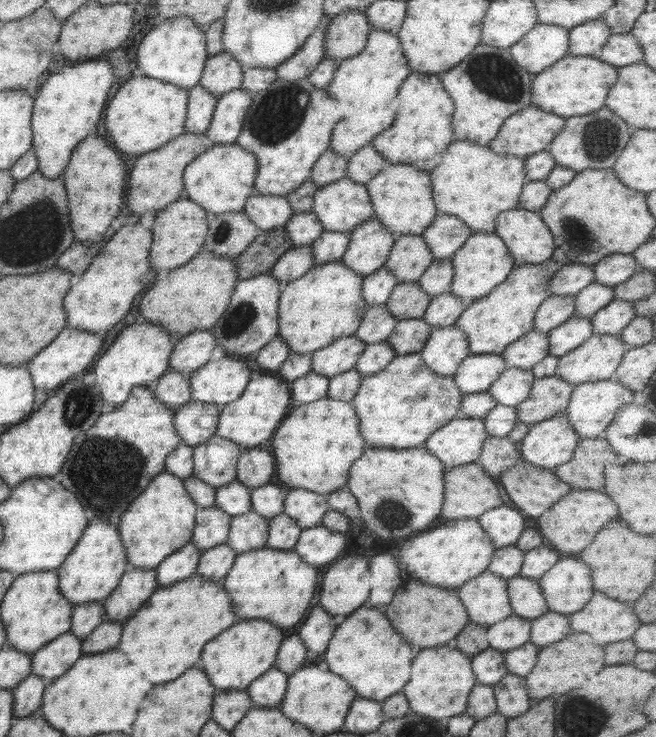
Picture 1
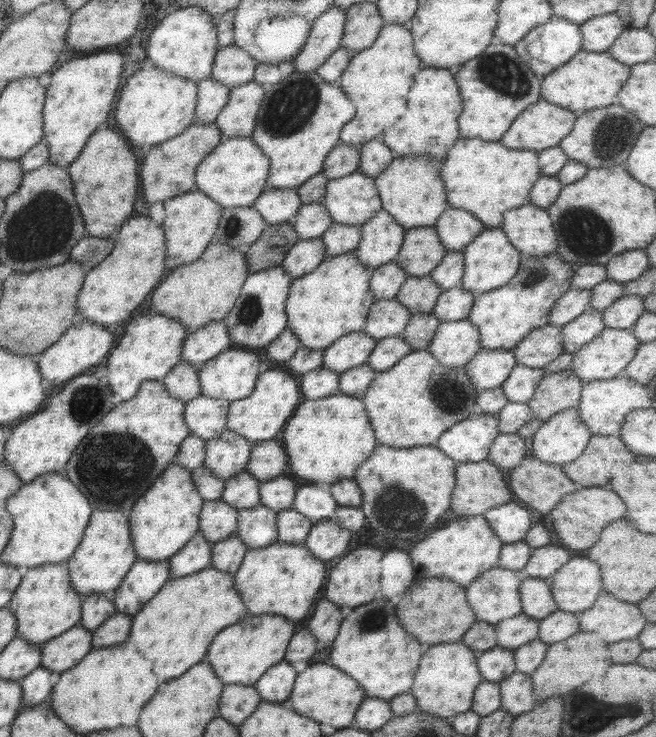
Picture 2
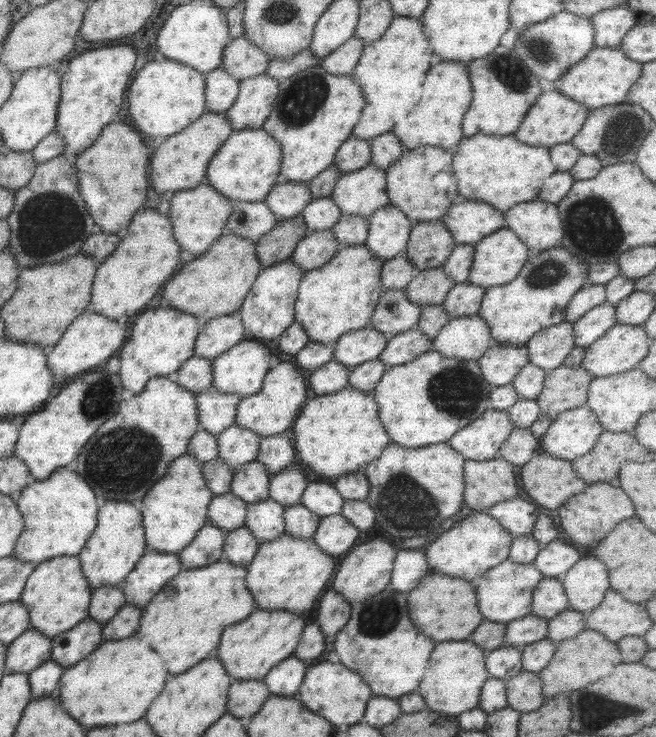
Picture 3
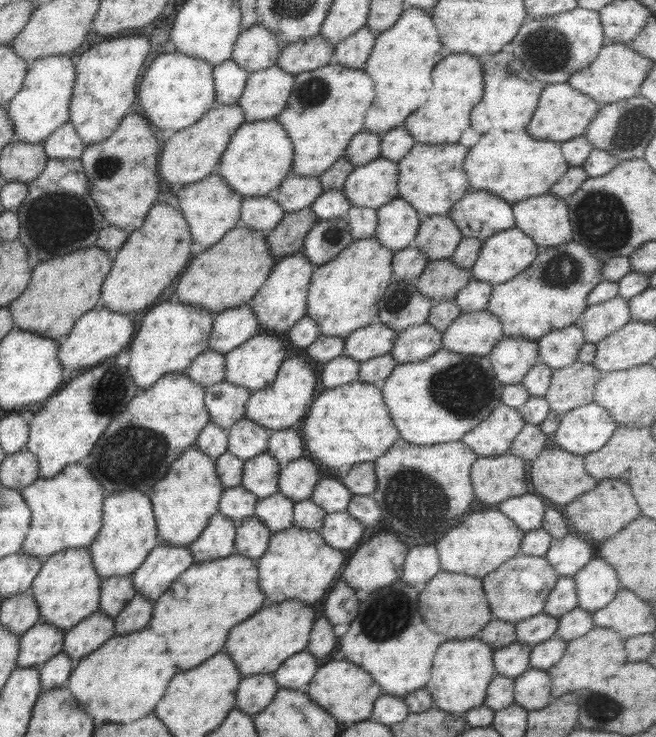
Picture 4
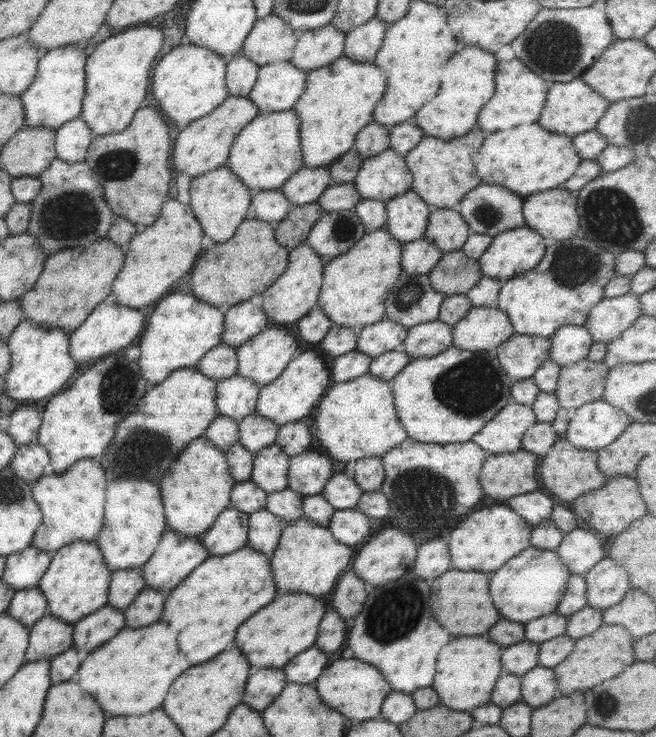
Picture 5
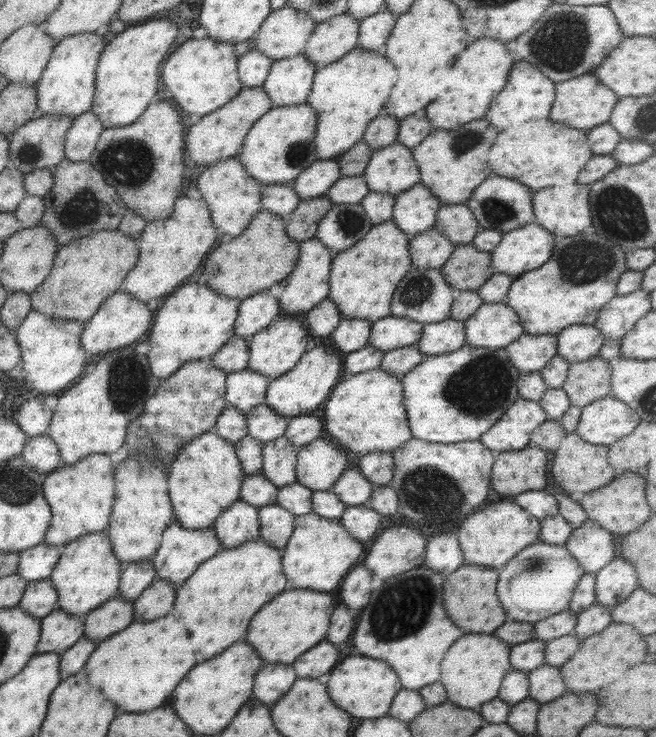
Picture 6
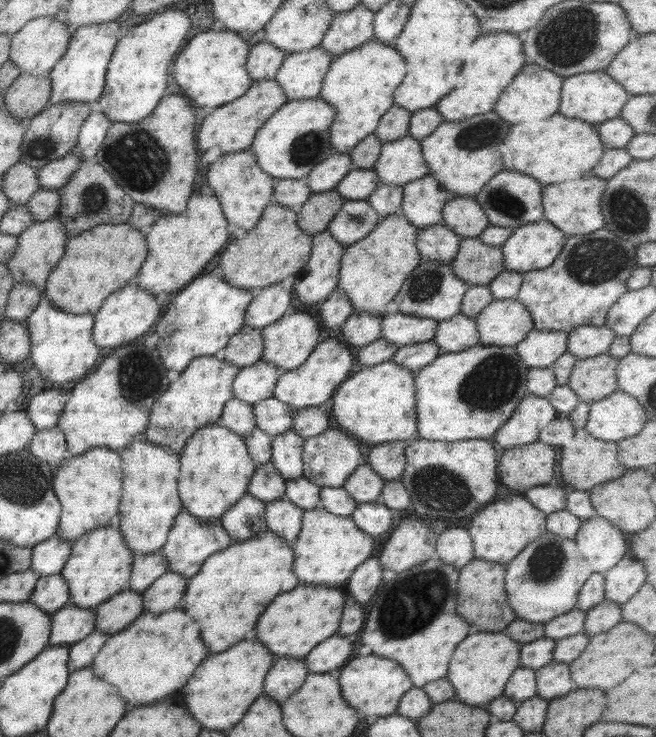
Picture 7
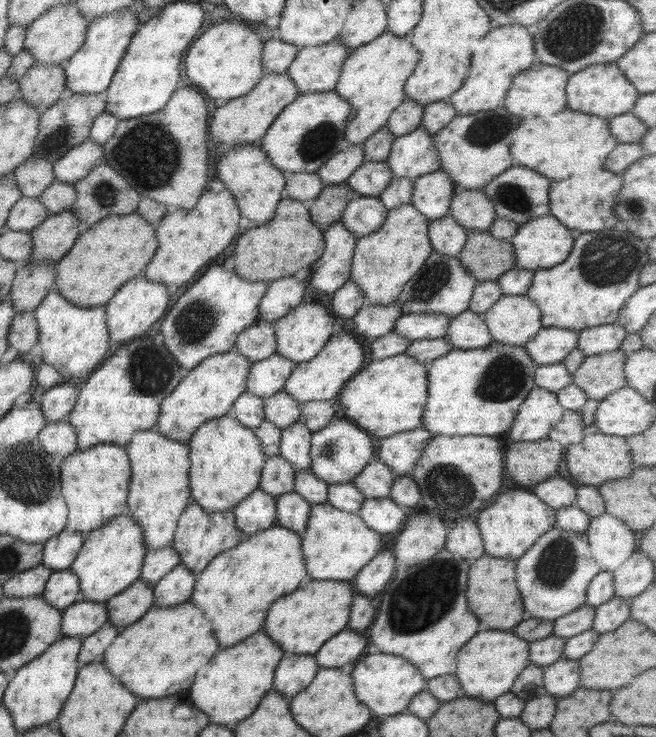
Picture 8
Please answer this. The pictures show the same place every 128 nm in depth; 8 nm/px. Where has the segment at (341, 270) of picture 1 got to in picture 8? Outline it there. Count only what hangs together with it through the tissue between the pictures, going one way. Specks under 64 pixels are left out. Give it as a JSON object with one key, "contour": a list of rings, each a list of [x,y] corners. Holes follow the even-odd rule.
{"contour":[[[407,203],[386,211],[386,217],[376,231],[356,239],[349,281],[361,289],[366,303],[385,306],[394,302],[403,285],[432,253],[427,227],[428,218]]]}

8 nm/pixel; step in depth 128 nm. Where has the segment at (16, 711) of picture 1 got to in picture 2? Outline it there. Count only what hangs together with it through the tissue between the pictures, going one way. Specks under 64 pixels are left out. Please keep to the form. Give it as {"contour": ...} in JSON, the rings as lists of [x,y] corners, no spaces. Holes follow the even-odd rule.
{"contour":[[[39,666],[24,676],[19,681],[22,692],[20,711],[47,701],[59,675]]]}

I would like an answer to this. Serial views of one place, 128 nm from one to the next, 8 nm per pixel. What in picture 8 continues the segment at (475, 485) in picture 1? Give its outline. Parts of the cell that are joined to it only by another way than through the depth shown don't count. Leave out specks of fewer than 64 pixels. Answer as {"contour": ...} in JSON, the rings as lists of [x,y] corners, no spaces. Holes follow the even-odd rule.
{"contour":[[[546,439],[507,443],[502,454],[505,472],[519,486],[533,487],[538,482],[557,476],[561,449],[557,442]]]}

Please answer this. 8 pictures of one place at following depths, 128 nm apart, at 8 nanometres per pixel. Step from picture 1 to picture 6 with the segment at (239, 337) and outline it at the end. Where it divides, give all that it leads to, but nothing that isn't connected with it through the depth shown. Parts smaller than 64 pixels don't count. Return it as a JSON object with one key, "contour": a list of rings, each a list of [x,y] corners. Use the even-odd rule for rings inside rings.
{"contour":[[[315,237],[301,241],[298,259],[293,270],[281,280],[283,291],[279,296],[280,316],[291,316],[297,312],[307,312],[328,296],[328,278],[332,256],[330,250]]]}

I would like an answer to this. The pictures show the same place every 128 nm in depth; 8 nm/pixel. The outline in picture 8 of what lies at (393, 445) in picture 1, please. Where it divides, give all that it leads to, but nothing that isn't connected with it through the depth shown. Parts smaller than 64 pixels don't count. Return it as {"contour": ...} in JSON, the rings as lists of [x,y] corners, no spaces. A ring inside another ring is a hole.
{"contour":[[[491,341],[481,349],[451,349],[431,361],[427,369],[427,397],[421,426],[432,436],[496,437],[506,432],[515,413],[534,388],[537,363],[523,347]]]}

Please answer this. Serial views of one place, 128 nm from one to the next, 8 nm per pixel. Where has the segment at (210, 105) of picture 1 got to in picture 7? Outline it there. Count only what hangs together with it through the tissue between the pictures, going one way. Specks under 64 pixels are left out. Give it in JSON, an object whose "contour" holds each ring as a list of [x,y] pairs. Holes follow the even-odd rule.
{"contour":[[[261,41],[248,50],[246,71],[253,82],[271,80],[286,55],[284,50]]]}

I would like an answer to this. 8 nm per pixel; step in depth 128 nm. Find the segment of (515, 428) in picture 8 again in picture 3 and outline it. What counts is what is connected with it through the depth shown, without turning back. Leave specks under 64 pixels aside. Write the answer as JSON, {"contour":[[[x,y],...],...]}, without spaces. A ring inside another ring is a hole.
{"contour":[[[488,409],[481,417],[453,434],[447,446],[466,460],[493,459],[513,429],[513,423],[509,422],[505,411]]]}

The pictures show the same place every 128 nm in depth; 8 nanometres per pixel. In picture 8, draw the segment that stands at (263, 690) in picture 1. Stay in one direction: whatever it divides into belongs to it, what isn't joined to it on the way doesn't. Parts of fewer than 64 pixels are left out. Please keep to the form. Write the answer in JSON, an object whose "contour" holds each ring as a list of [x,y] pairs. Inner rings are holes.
{"contour":[[[345,628],[328,638],[312,657],[319,668],[337,669],[347,662],[359,659],[367,645],[365,633]]]}

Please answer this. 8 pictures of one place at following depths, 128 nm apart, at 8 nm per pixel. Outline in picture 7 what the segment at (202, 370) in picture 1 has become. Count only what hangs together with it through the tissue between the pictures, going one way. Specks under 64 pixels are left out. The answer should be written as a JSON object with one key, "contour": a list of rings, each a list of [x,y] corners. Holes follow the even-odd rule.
{"contour":[[[290,310],[281,318],[275,320],[275,322],[264,326],[260,331],[263,341],[260,361],[272,364],[274,367],[285,372],[293,370],[302,362],[305,362],[305,359],[311,354],[317,342],[319,342],[323,326],[309,313]]]}

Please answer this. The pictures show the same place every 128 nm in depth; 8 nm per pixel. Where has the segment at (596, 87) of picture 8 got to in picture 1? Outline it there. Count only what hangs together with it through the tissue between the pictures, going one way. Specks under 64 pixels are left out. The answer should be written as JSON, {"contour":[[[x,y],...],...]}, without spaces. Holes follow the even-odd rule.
{"contour":[[[529,105],[508,116],[499,127],[497,134],[490,140],[488,147],[495,154],[526,158],[531,154],[543,151],[561,130],[565,119],[539,110]]]}

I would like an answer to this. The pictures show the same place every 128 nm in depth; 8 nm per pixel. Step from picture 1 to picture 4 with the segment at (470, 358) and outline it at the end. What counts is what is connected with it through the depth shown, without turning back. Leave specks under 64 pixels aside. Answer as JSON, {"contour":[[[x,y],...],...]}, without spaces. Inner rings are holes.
{"contour":[[[504,336],[486,357],[497,382],[502,385],[517,384],[538,361],[538,344],[524,338]]]}

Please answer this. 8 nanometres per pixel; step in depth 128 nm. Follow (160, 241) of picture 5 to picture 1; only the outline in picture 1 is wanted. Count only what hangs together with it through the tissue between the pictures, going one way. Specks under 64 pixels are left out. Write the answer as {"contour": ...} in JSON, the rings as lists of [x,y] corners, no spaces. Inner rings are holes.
{"contour":[[[137,222],[120,227],[109,241],[104,242],[98,255],[74,279],[63,297],[65,327],[103,336],[103,330],[123,322],[130,311],[132,298],[143,292],[157,277],[158,272],[150,267],[148,259],[151,241],[152,232]]]}

